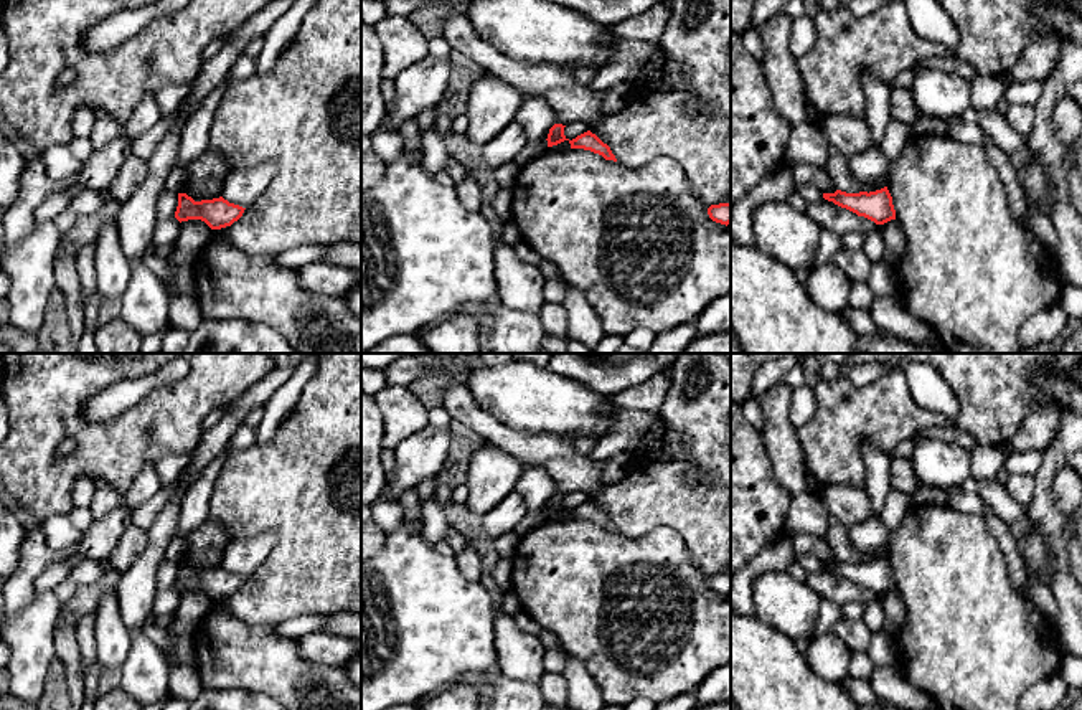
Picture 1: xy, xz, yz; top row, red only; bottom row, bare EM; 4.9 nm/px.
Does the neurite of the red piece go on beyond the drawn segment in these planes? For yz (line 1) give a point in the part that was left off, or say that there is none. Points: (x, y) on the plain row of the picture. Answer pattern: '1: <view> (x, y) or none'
1: none

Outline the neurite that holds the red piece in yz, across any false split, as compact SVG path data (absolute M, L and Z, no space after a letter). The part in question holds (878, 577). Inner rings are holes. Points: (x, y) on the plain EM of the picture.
M887 556L869 563L846 563L836 560L835 563L823 563L823 568L856 583L858 586L864 586L876 594L896 589L896 580Z

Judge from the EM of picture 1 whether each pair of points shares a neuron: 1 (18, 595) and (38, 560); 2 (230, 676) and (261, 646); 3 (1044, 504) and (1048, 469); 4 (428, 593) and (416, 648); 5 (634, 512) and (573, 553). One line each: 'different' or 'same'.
1: same
2: same
3: same
4: same
5: different

